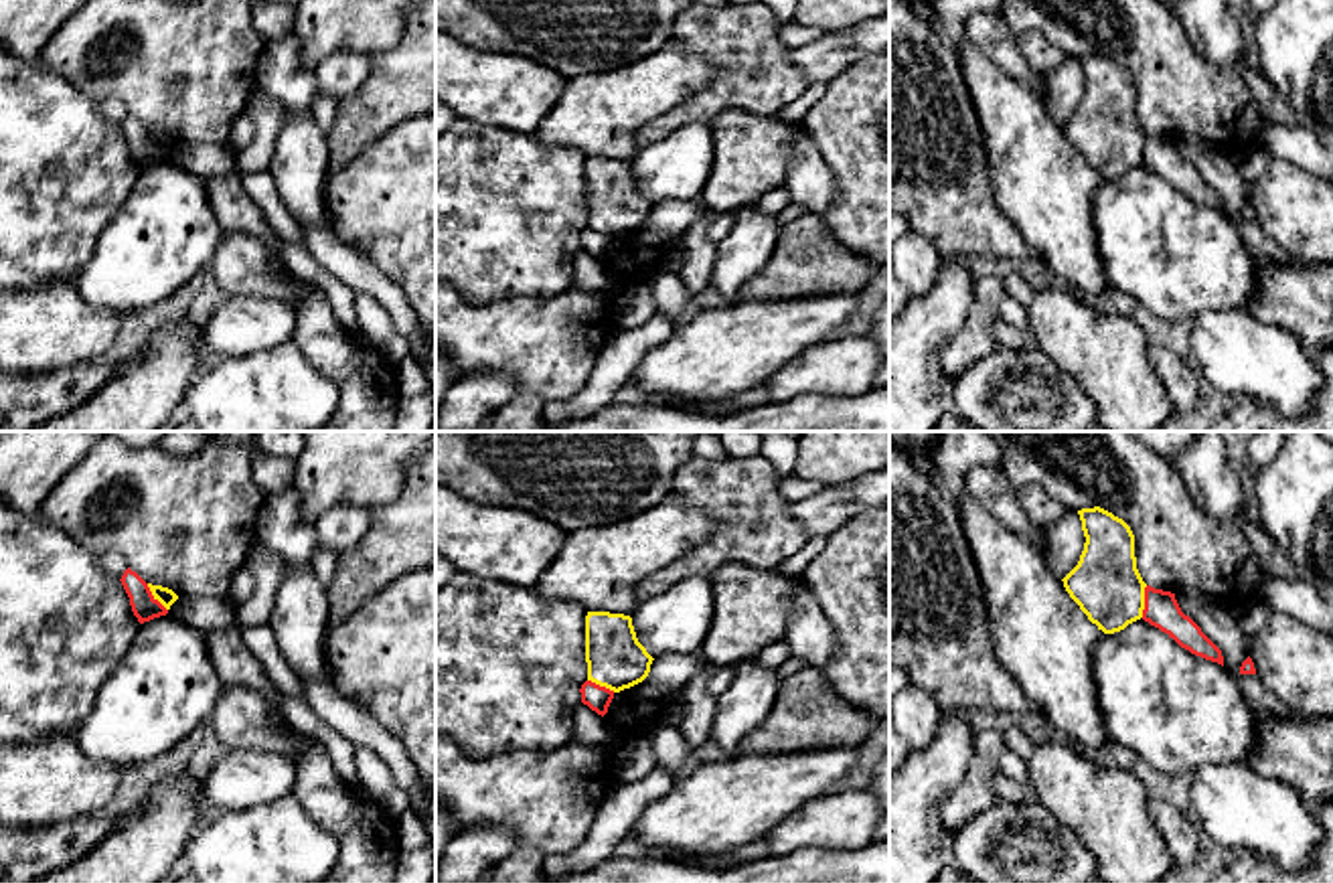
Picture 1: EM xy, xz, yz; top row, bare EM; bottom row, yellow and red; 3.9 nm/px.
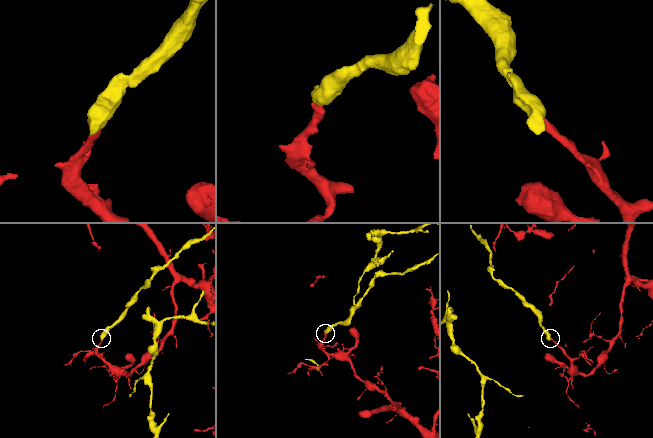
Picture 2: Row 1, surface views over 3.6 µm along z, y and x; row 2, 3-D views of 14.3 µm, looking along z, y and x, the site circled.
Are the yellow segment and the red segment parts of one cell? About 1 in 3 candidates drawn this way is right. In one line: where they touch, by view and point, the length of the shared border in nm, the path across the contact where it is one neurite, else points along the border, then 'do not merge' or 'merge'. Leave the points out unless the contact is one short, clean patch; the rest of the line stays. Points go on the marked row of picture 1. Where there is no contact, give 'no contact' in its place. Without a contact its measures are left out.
meets yellow in yz at (1143, 602); contact 130 nm long; border along yz (1147, 586), (1141, 616); do not merge

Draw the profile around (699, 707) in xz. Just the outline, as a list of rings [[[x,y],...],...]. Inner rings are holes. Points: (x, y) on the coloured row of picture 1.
[[[705,662],[683,689],[685,713],[679,727],[691,749],[697,749],[709,741],[715,715],[715,697],[707,693],[707,683],[713,670],[715,668]]]

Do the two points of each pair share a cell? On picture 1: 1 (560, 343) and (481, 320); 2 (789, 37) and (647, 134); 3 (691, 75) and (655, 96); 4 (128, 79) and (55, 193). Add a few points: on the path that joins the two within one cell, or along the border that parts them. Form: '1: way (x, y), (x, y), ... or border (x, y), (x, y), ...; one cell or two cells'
1: way (539, 341), (521, 335), (501, 335); one cell
2: border (780, 25), (780, 41), (789, 49); two cells
3: way (683, 75), (675, 75), (663, 88); one cell
4: border (59, 73), (98, 104); two cells

